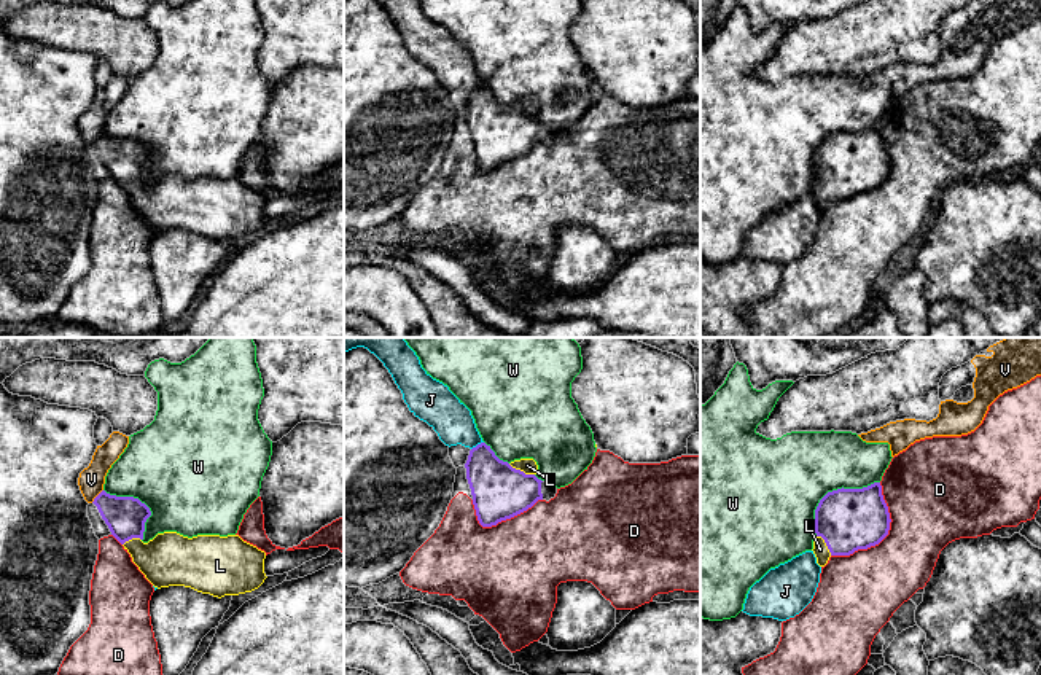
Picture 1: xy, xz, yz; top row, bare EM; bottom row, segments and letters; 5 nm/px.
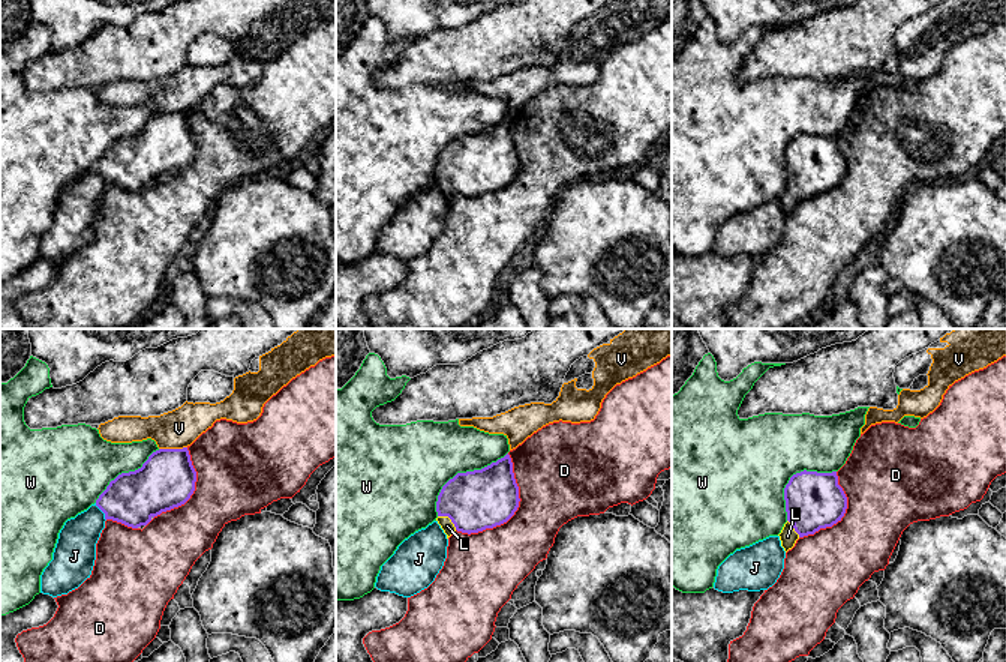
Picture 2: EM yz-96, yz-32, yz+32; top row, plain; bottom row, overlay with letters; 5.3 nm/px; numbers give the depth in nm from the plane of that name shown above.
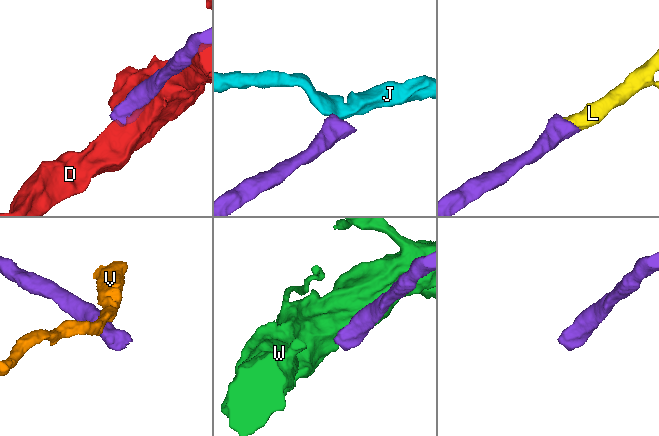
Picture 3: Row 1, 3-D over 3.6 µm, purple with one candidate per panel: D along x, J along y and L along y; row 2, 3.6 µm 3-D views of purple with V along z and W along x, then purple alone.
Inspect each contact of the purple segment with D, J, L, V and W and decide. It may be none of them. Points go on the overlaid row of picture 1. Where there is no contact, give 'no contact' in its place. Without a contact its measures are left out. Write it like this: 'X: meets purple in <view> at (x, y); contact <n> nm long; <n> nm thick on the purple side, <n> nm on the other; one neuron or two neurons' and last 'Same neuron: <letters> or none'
D: meets purple in yz at (884, 537); contact 460 nm long; 320 nm thick on the purple side, 380 nm on the other; two neurons
J: meets purple in xz at (478, 444); contact 80 nm long; 260 nm thick on the purple side, 200 nm on the other; two neurons
L: meets purple in xz at (519, 470); contact 150 nm long; 280 nm thick on the purple side, 80 nm on the other; one neuron
V: meets purple in xy at (97, 495); contact 90 nm long; 200 nm thick on the purple side, 130 nm on the other; two neurons
W: meets purple in yz at (833, 491); contact 420 nm long; 320 nm thick on the purple side, 420 nm on the other; two neurons
Same neuron: L

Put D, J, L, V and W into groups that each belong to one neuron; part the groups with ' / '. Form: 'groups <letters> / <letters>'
groups D / J / L / V / W

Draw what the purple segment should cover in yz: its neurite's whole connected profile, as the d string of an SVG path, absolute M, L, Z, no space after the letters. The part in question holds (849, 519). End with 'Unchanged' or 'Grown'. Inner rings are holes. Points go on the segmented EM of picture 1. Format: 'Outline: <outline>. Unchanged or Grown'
Outline: M880 482L828 492L815 509L813 554L825 567L831 556L850 556L879 544L890 530Z. Grown

